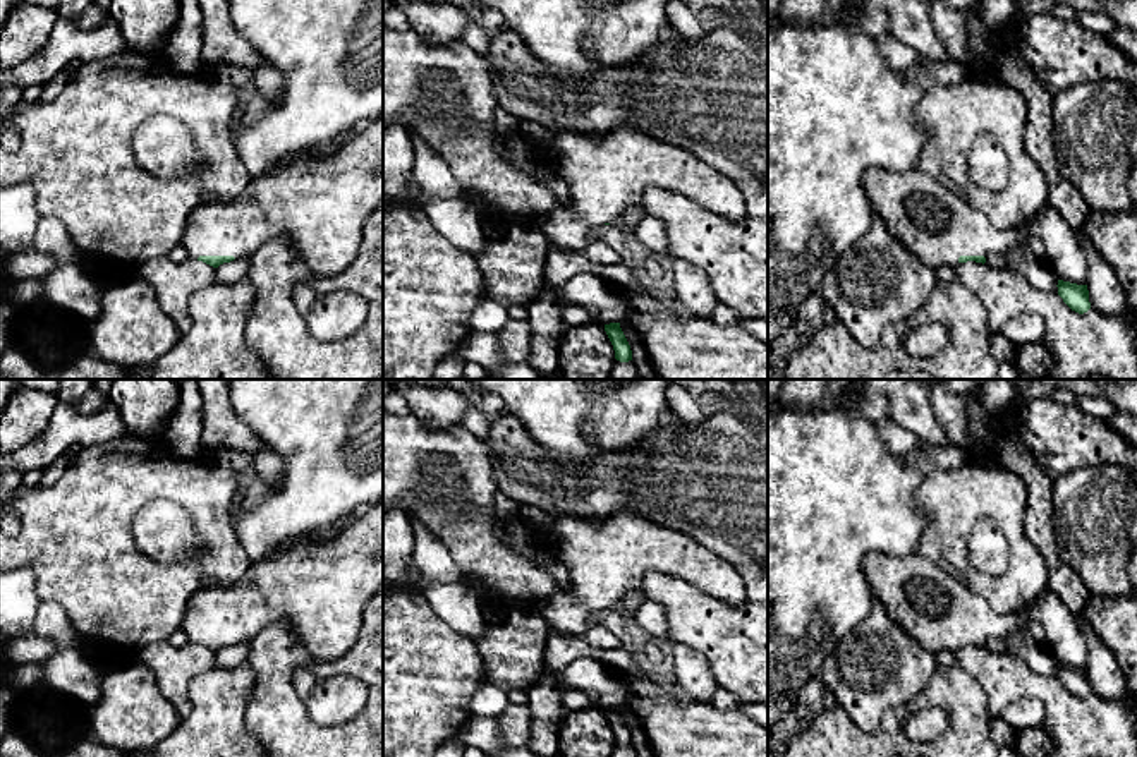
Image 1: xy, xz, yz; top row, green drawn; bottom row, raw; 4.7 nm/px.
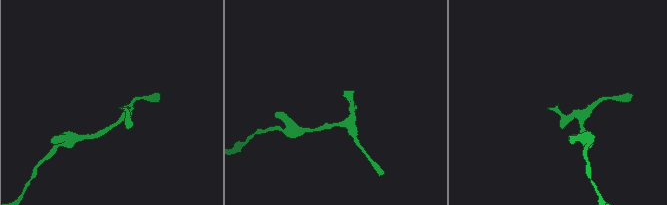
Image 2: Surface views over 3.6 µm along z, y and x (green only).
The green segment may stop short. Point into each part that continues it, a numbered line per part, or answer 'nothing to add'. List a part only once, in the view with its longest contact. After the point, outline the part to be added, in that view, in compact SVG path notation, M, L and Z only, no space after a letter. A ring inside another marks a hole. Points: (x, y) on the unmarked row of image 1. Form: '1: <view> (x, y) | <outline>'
1: xy (320, 587) | M383 498L354 517L328 541L299 537L277 548L232 585L210 584L187 601L180 630L187 640L251 642L275 621L287 621L295 639L319 661L340 657L356 642L371 596L383 587Z

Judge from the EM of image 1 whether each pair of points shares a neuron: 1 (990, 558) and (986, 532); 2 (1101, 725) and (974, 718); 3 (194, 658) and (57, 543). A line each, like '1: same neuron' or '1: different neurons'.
1: same neuron
2: different neurons
3: different neurons

